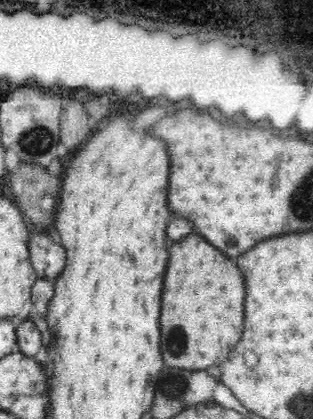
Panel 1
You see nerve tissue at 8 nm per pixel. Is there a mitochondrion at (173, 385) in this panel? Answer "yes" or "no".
yes

